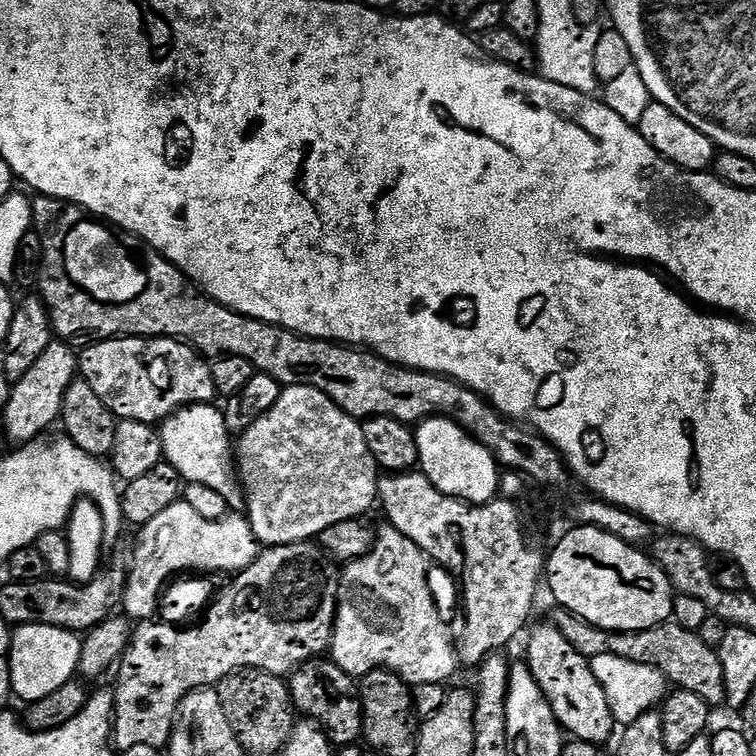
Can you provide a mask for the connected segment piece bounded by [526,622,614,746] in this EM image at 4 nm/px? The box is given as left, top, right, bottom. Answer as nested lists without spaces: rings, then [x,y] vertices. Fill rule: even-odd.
[[[550,622],[538,625],[530,636],[526,663],[547,696],[560,727],[569,737],[591,744],[607,745],[607,740],[612,736],[614,721],[610,702],[606,702],[606,694],[602,686],[598,686],[598,678],[594,677],[591,661],[578,654],[576,648]]]

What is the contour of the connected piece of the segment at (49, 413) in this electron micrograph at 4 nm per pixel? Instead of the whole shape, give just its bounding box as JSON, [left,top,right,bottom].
[2,354,78,446]

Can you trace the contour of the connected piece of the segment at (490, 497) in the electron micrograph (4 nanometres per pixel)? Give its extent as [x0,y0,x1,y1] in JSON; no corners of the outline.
[415,416,502,504]

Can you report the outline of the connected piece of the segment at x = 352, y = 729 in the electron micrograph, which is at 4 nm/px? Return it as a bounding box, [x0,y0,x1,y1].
[287,658,363,746]

